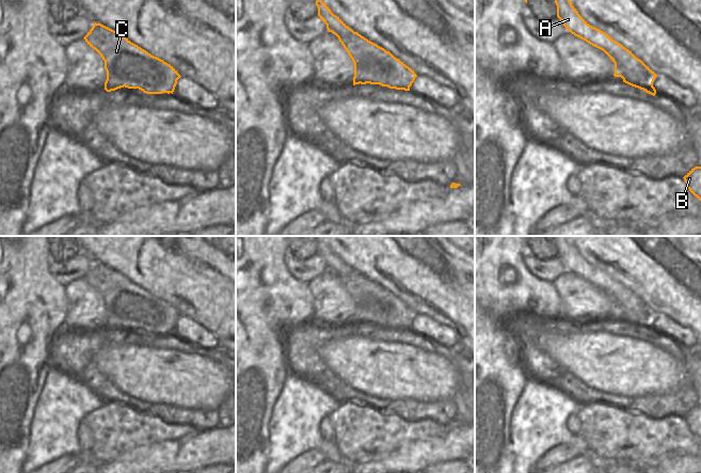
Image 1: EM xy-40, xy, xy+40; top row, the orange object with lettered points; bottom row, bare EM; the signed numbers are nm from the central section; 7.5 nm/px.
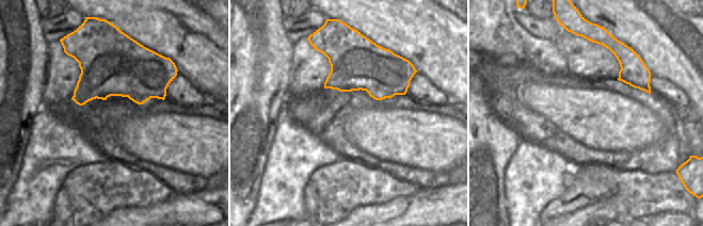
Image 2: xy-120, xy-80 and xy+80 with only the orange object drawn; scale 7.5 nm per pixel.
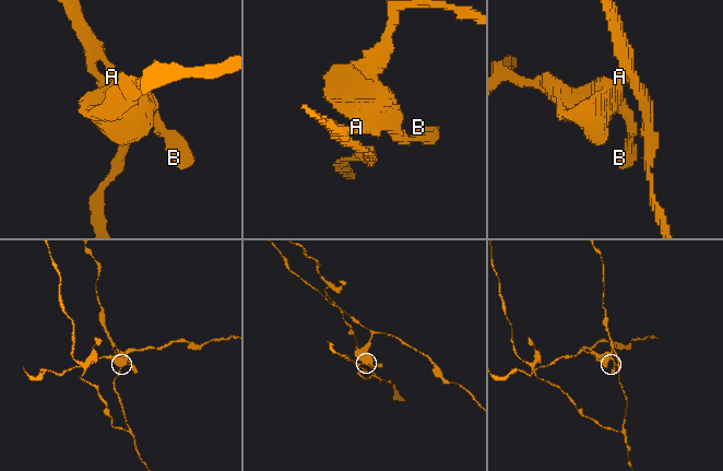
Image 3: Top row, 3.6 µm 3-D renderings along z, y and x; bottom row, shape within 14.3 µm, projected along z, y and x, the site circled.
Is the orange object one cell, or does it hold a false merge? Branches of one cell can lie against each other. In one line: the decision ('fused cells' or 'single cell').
fused cells

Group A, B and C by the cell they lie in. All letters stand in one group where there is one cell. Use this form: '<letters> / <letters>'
A B / C

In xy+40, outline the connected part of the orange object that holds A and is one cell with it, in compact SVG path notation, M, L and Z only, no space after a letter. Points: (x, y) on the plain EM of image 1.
M554 236L554 238L557 245L557 256L568 270L604 291L616 293L627 306L630 305L630 300L636 297L632 290L614 280L605 271L590 265L578 253L568 236Z

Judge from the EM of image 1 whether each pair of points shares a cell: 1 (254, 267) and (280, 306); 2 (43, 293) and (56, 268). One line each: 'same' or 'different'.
1: same
2: different

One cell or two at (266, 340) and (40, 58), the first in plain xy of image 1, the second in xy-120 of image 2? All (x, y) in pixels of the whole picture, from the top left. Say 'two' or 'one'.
one

